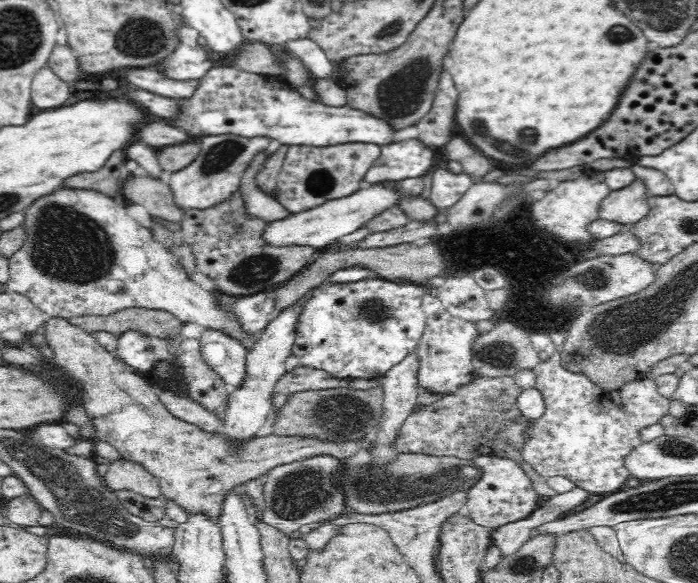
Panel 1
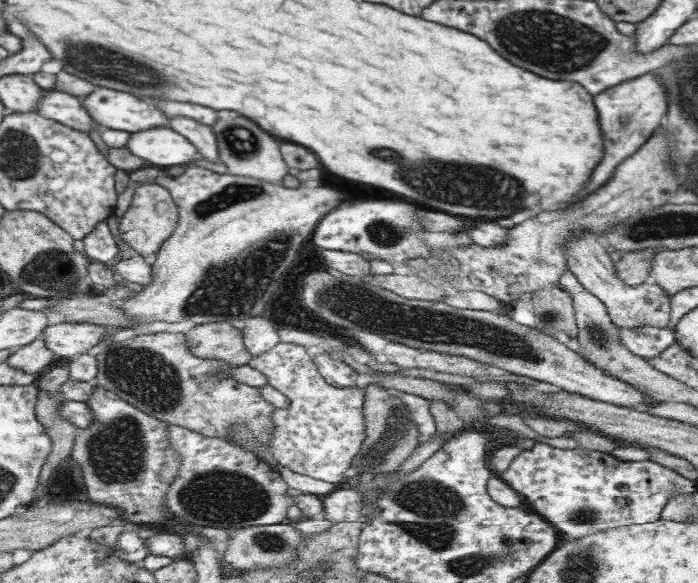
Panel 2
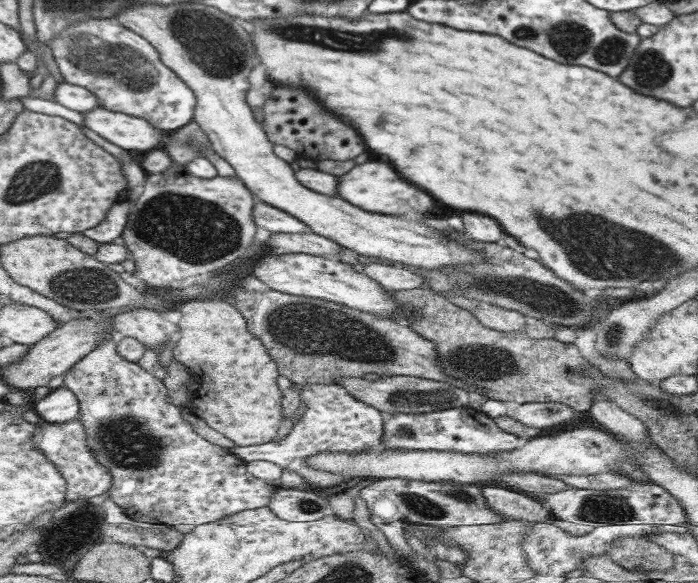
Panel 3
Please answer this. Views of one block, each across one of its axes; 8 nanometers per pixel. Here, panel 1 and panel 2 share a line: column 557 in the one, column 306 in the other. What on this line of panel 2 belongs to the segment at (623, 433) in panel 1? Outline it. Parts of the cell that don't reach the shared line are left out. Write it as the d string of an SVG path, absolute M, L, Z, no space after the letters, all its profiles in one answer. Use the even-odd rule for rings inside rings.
M279 342L262 354L251 355L247 365L261 371L267 377L267 384L285 395L289 401L287 408L273 410L271 416L275 429L273 429L272 438L269 438L269 450L275 456L276 462L297 474L304 474L315 480L339 482L351 462L351 456L358 452L365 438L362 416L364 389L355 385L353 387L333 386L317 370L306 348L293 343Z

